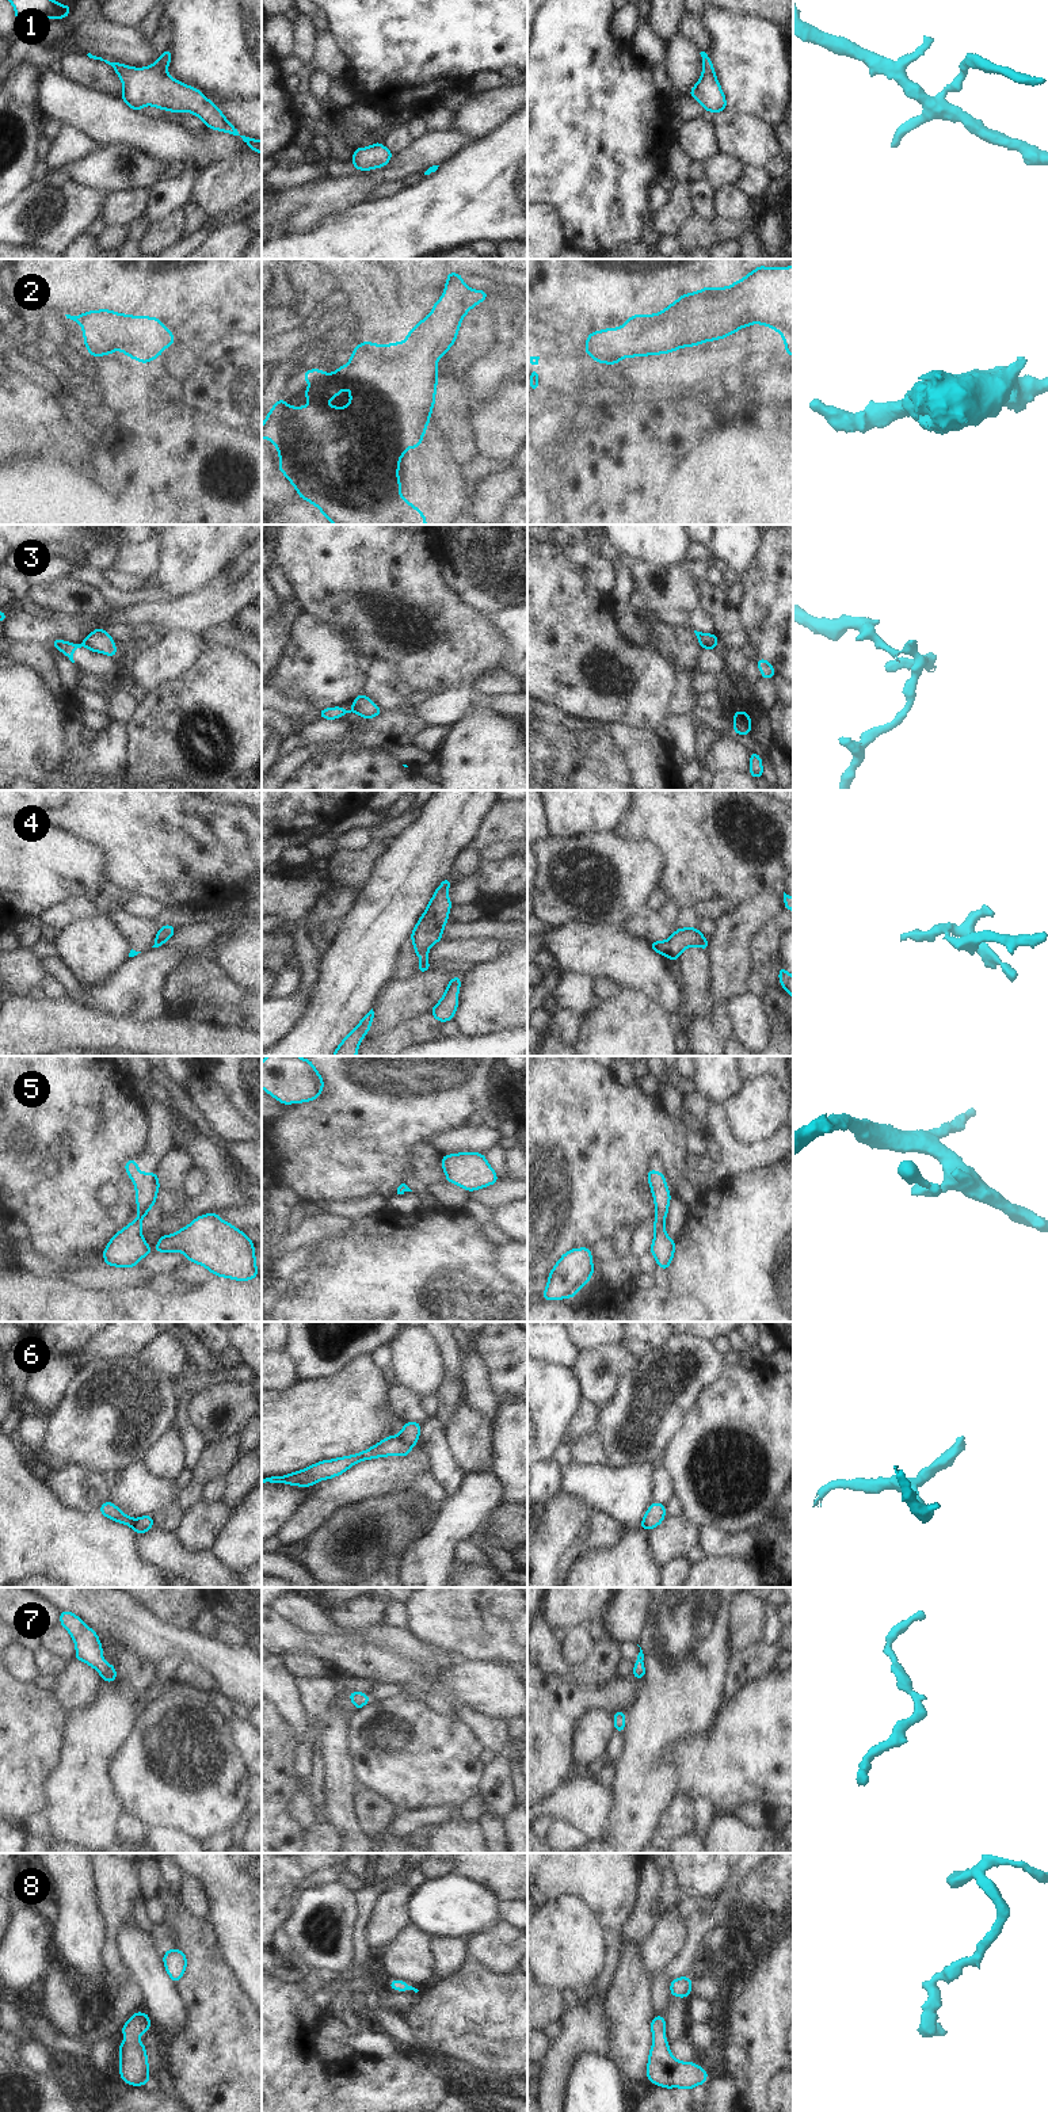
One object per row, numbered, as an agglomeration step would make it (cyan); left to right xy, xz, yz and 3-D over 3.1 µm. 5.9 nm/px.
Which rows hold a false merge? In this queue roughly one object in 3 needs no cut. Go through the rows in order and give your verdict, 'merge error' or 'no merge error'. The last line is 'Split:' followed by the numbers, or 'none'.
1: no merge error
2: no merge error
3: merge error
4: merge error
5: no merge error
6: merge error
7: no merge error
8: no merge error
Split: 3, 4, 6

